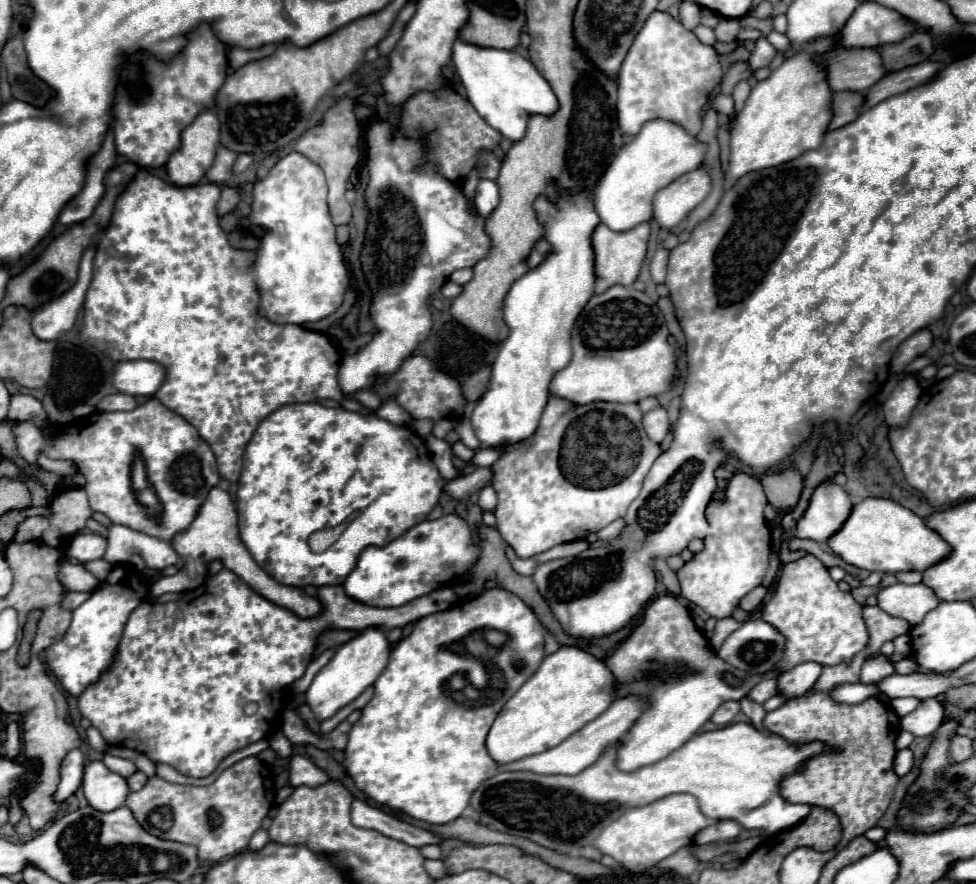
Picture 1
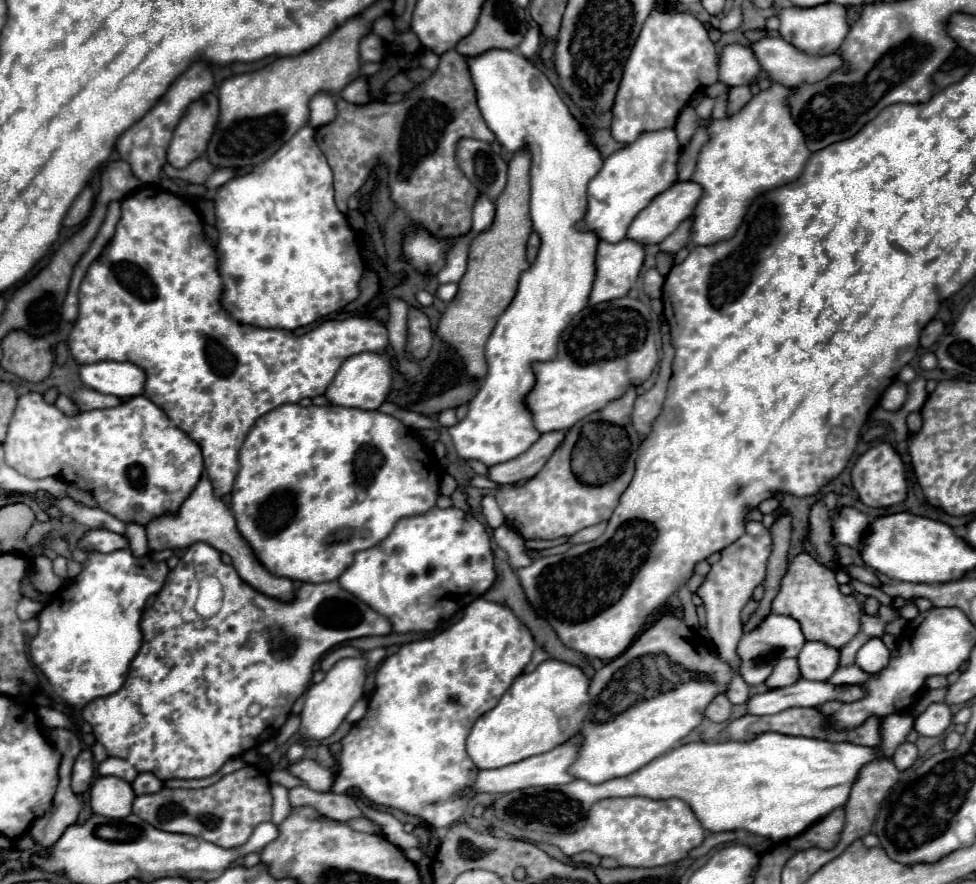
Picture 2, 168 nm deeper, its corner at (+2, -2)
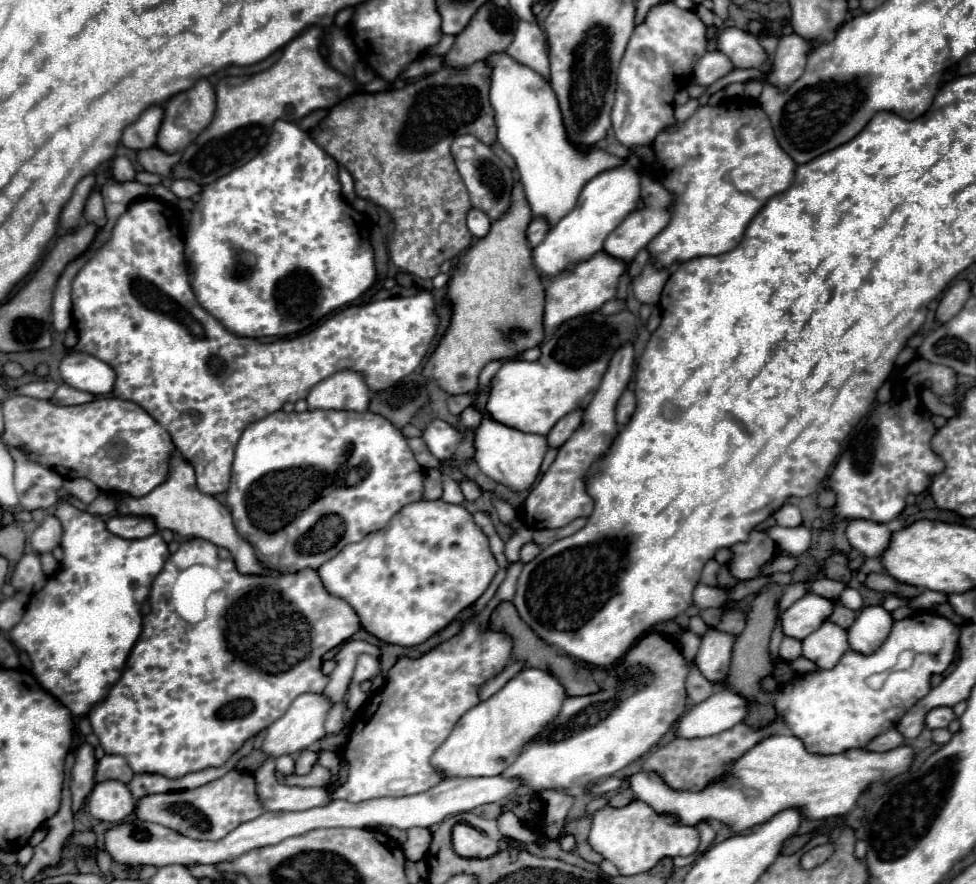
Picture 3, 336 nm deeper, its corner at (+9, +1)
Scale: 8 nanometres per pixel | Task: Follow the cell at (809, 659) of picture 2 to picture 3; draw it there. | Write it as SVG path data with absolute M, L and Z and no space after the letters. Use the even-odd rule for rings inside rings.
M823 622L813 634L803 640L803 658L817 664L817 668L833 668L847 652L847 630L833 622Z

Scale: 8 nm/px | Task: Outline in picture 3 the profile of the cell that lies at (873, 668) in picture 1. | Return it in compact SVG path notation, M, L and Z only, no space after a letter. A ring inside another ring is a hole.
M883 606L863 608L853 626L847 630L849 646L861 654L873 654L889 636L891 626L891 614L883 610Z

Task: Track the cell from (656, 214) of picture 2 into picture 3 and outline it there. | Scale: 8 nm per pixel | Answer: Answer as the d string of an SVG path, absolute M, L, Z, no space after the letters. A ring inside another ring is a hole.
M643 176L641 178L641 200L643 206L633 210L623 222L621 226L617 226L605 240L603 250L619 260L631 262L635 258L635 254L641 248L647 248L647 244L669 224L669 202L673 202L673 194L669 194L669 190L665 190L665 186L661 186L659 180L653 180L651 176Z

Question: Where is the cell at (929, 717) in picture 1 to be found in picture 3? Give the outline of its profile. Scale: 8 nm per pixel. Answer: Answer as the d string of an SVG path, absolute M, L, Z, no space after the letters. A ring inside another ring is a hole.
M943 706L943 708L933 708L933 710L929 710L927 716L925 716L925 726L927 726L929 730L947 728L951 720L955 720L955 714L953 714L951 708L945 708L945 706Z

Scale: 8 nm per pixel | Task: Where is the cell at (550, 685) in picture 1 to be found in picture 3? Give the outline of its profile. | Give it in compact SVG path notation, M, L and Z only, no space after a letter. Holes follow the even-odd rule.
M523 668L517 676L513 676L497 694L493 694L489 700L479 702L475 708L465 712L449 738L439 746L439 750L433 754L431 764L439 770L443 770L447 776L495 776L501 774L505 768L509 768L509 762L521 754L521 746L533 738L533 734L539 734L557 714L561 712L561 702L567 698L565 686L561 686L559 678L553 678L553 674L545 674L545 670L529 670Z

